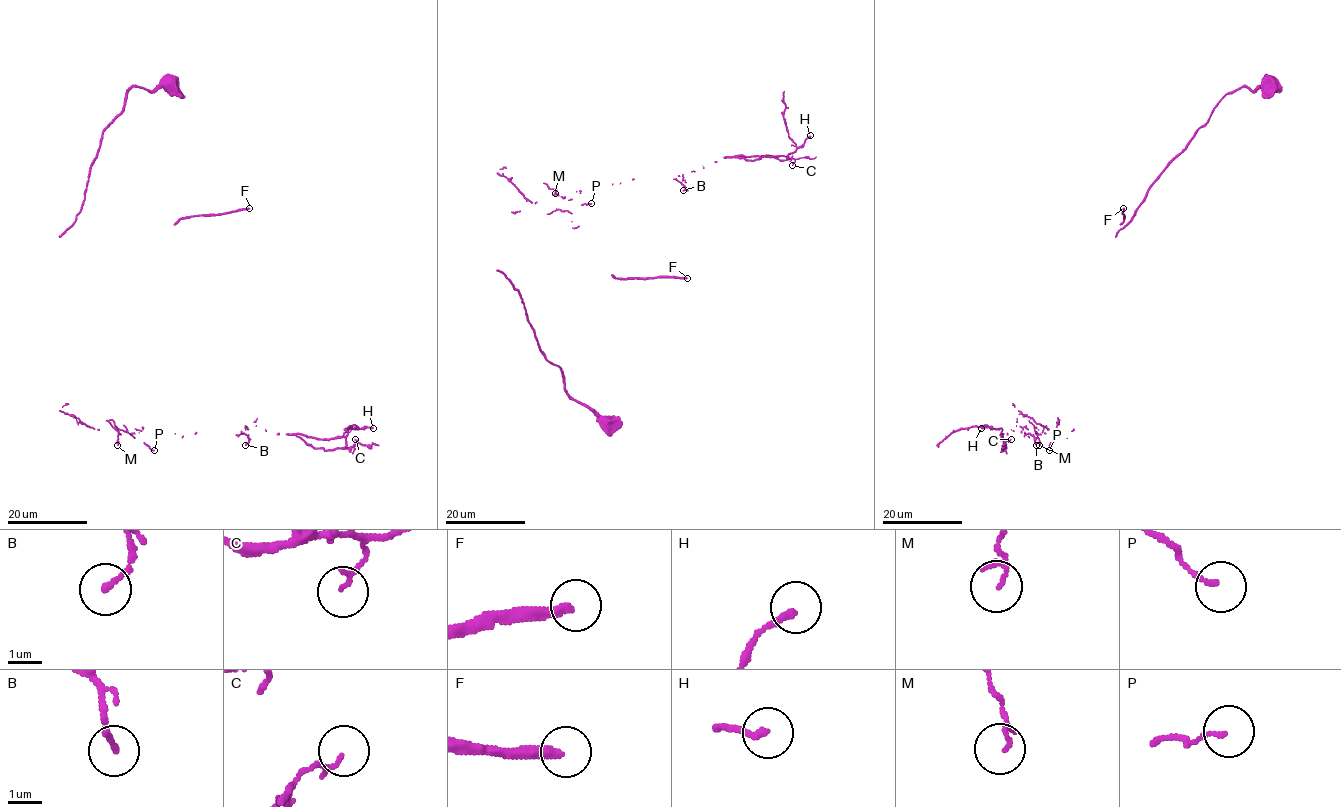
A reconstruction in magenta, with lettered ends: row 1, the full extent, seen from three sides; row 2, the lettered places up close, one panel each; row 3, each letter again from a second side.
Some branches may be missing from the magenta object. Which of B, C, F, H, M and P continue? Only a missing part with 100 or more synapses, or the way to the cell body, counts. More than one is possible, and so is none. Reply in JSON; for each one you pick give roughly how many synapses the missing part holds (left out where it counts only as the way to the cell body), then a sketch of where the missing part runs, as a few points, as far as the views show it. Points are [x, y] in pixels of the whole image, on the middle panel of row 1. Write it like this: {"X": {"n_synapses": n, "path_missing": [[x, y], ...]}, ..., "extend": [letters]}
{"F": {"n_synapses": 450}, "extend": ["F"]}

